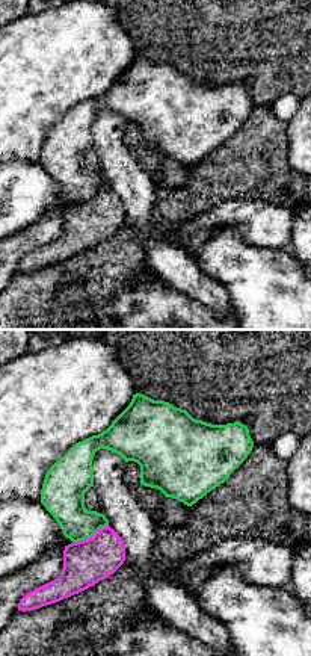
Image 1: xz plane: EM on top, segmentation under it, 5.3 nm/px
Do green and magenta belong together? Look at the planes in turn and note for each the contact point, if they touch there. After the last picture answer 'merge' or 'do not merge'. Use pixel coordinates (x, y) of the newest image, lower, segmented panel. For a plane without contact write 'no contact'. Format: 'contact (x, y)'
contact (89, 537)

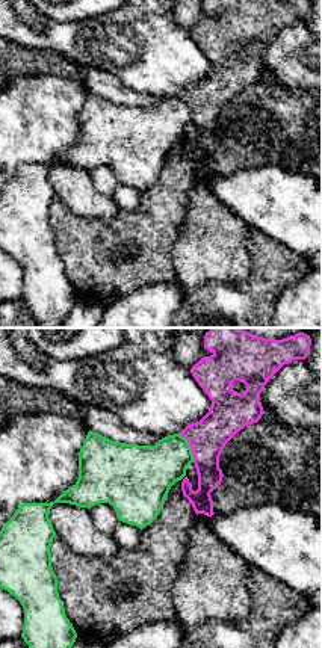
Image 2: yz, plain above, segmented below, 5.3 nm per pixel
contact (191, 447)

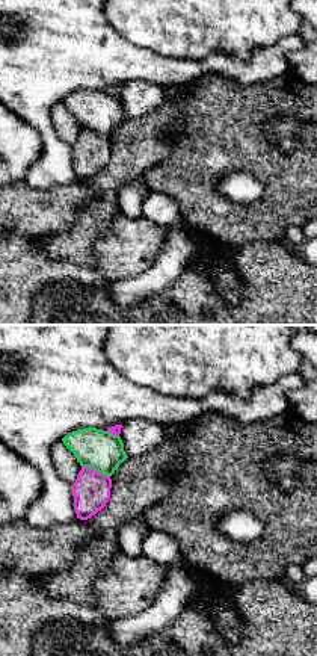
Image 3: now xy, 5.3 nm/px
contact (95, 470)

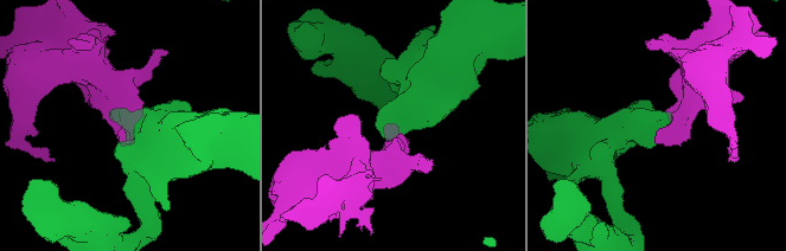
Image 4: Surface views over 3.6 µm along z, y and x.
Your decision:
do not merge

